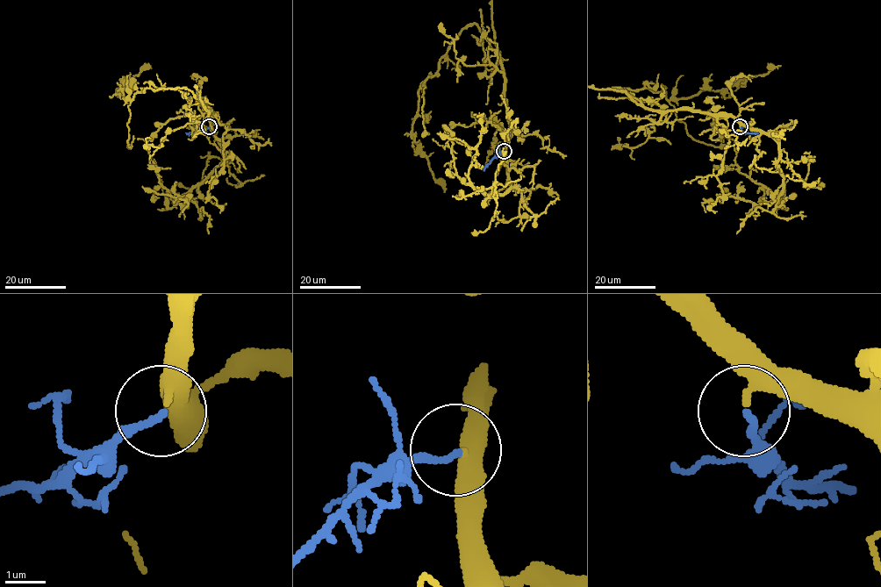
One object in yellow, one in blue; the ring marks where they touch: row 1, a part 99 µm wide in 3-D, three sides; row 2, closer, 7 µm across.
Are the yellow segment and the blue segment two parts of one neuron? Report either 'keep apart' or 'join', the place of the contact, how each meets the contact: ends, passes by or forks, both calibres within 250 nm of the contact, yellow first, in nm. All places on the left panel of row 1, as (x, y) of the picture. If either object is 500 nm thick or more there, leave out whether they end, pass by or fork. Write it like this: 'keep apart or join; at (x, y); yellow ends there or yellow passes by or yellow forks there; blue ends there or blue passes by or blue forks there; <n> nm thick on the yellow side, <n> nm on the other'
join; at (209, 126); yellow ends there; blue ends there; 320 nm thick on the yellow side, 160 nm on the other

